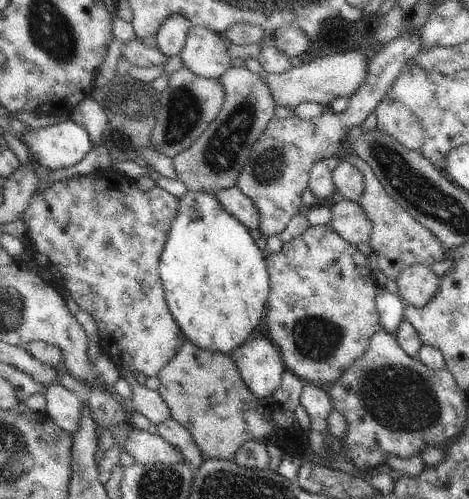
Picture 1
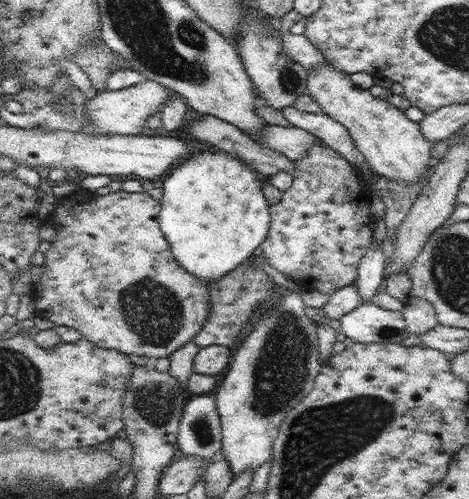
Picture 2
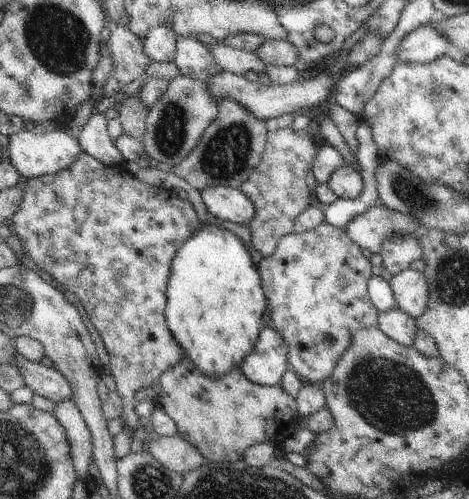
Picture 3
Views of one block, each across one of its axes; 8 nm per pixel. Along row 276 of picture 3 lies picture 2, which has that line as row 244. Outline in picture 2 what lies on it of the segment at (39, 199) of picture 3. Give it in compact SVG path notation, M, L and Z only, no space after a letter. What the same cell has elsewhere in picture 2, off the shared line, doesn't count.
M79 189L71 195L57 198L55 207L48 217L43 218L43 221L51 224L56 231L56 240L43 247L45 265L35 268L35 283L43 288L41 298L37 296L36 298L31 298L36 306L36 316L51 320L55 325L76 329L86 340L93 342L95 345L100 346L100 348L115 349L126 355L136 354L138 356L145 356L152 362L162 357L169 357L188 341L193 340L195 335L204 326L210 312L209 283L208 280L200 280L197 276L190 274L174 258L169 242L159 225L158 217L161 211L161 202L159 200L150 197L145 191L131 193L120 190L101 196L88 190Z

